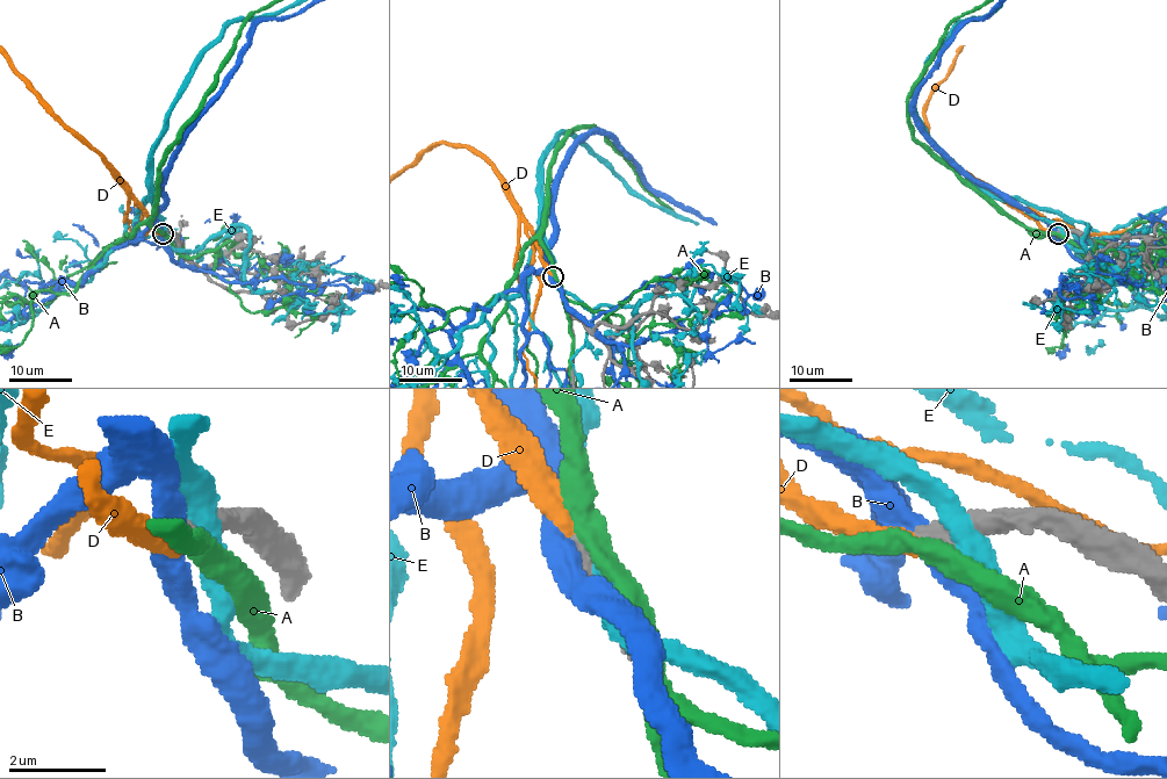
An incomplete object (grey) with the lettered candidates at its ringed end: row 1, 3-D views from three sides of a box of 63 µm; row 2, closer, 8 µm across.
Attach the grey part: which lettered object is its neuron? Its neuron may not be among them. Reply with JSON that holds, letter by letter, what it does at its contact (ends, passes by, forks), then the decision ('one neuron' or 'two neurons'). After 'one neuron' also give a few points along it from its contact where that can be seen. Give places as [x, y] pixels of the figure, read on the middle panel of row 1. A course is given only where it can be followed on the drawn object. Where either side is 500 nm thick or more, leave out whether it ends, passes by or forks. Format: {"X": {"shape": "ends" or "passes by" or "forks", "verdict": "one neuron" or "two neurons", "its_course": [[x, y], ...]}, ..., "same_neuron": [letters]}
{"A": {"shape": "passes by", "verdict": "two neurons"}, "B": {"shape": "passes by", "verdict": "two neurons"}, "D": {"shape": "ends", "verdict": "one neuron"}, "E": {"verdict": "two neurons"}, "same_neuron": ["D"]}

